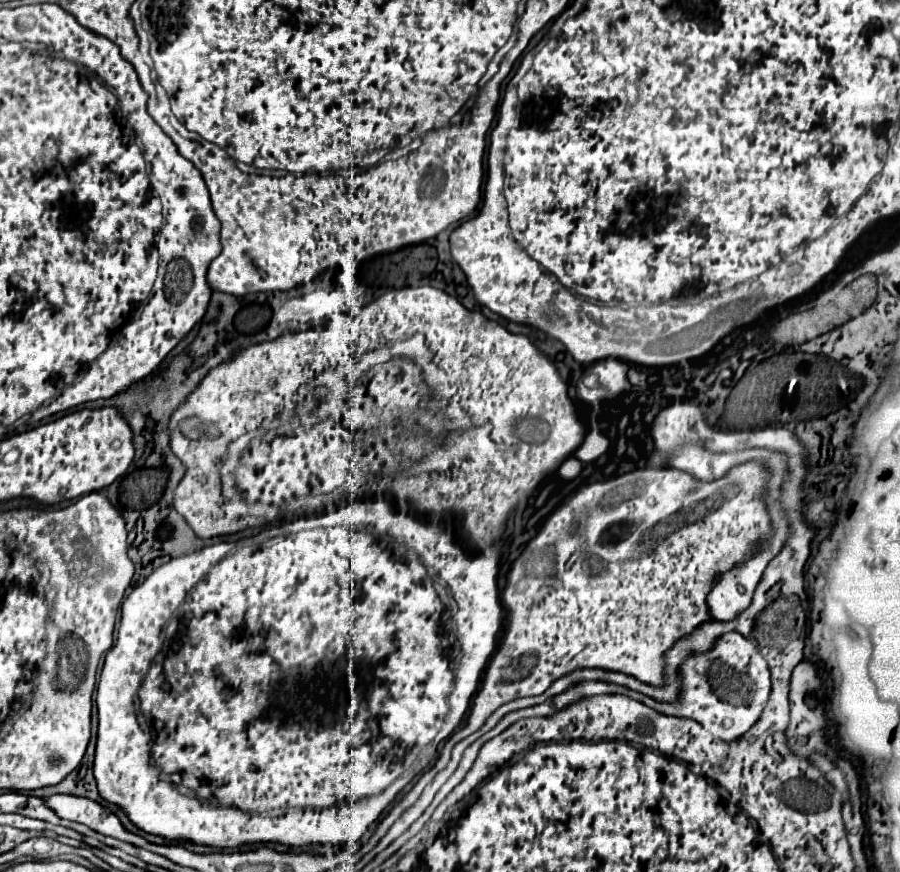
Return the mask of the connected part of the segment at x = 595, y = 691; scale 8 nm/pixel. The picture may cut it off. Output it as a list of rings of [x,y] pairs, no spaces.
[[[727,633],[723,635],[715,647],[699,657],[691,657],[687,659],[687,663],[683,663],[681,667],[681,695],[679,701],[669,705],[669,703],[657,703],[641,693],[635,693],[627,687],[619,687],[619,685],[611,685],[611,683],[599,683],[599,681],[591,681],[591,683],[581,683],[573,689],[569,689],[567,693],[559,695],[551,701],[537,705],[537,707],[529,707],[529,709],[521,709],[521,711],[513,711],[509,715],[505,715],[499,725],[495,729],[489,731],[491,739],[495,735],[499,735],[501,731],[505,731],[509,725],[513,725],[519,719],[525,717],[549,717],[555,711],[561,711],[585,697],[593,697],[593,695],[605,695],[605,693],[613,693],[613,695],[629,695],[635,701],[641,701],[645,705],[649,705],[651,709],[663,713],[663,715],[673,715],[673,717],[685,717],[685,719],[697,719],[707,731],[711,731],[717,739],[721,741],[737,741],[739,737],[743,737],[743,733],[749,731],[749,727],[753,727],[767,701],[769,701],[769,693],[771,693],[771,677],[769,677],[769,665],[767,661],[761,657],[757,645],[753,641],[749,641],[747,637],[739,635],[739,633]]]

